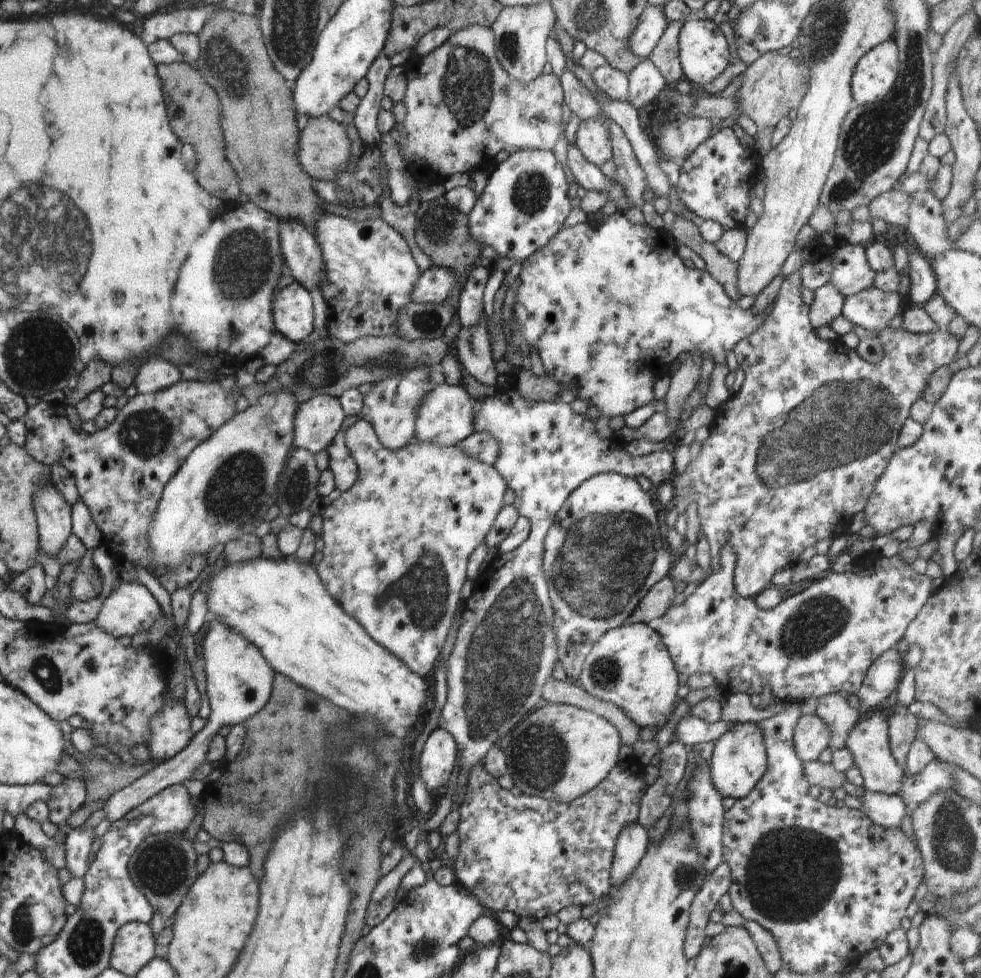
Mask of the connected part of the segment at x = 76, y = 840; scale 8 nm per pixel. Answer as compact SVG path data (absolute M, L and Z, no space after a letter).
M88 825L72 829L67 834L62 845L65 850L66 868L70 870L72 877L84 878L89 870L88 854L94 840L94 828Z

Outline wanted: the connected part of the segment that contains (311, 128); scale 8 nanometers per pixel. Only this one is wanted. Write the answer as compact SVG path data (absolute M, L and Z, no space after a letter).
M328 115L308 118L306 127L299 131L298 137L298 162L304 172L316 181L335 181L350 164L351 142L347 133L345 125Z

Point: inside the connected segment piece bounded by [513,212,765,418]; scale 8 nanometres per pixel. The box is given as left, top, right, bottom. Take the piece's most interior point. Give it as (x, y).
(590, 302)

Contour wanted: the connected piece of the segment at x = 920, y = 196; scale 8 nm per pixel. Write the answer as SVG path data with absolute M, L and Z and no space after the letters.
M931 190L913 192L910 196L906 227L916 240L920 254L932 260L942 251L954 249L942 216L941 200Z

